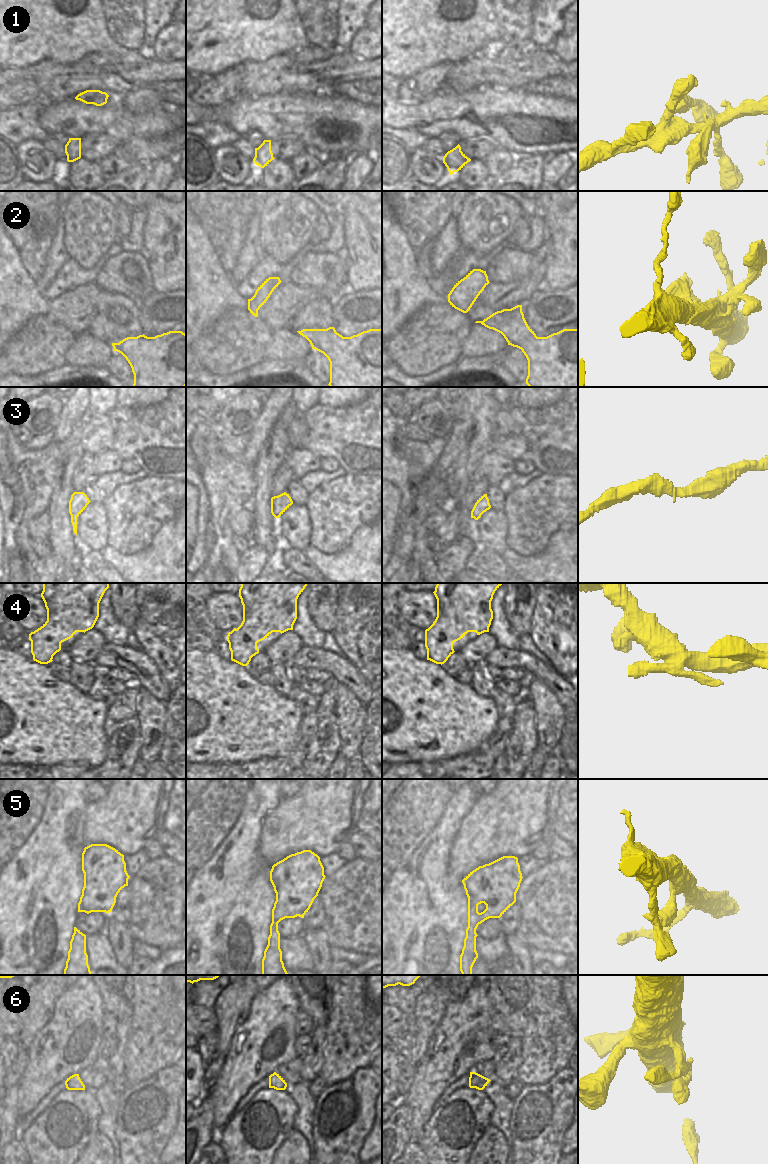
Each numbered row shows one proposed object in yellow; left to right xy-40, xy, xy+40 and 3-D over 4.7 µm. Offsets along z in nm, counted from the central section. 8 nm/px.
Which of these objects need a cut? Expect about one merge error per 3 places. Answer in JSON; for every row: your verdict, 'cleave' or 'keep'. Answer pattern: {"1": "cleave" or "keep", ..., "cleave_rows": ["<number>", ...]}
{"1": "keep", "2": "keep", "3": "keep", "4": "cleave", "5": "keep", "6": "keep", "cleave_rows": ["4"]}

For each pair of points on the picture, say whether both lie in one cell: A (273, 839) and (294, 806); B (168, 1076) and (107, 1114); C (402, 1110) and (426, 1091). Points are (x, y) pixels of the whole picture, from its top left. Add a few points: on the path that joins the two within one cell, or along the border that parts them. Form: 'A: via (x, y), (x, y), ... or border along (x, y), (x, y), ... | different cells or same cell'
A: via (281, 831), (294, 818), (294, 814) | same cell
B: border along (119, 1094), (117, 1126), (114, 1130) | different cells
C: border along (401, 1098), (408, 1109), (409, 1129) | different cells

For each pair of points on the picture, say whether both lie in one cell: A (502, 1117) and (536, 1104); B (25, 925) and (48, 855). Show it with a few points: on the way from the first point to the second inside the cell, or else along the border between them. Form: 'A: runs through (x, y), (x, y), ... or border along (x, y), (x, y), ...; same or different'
A: border along (513, 1100), (509, 1119), (510, 1138); different
B: runs through (32, 908), (36, 893), (44, 881), (46, 872); same

